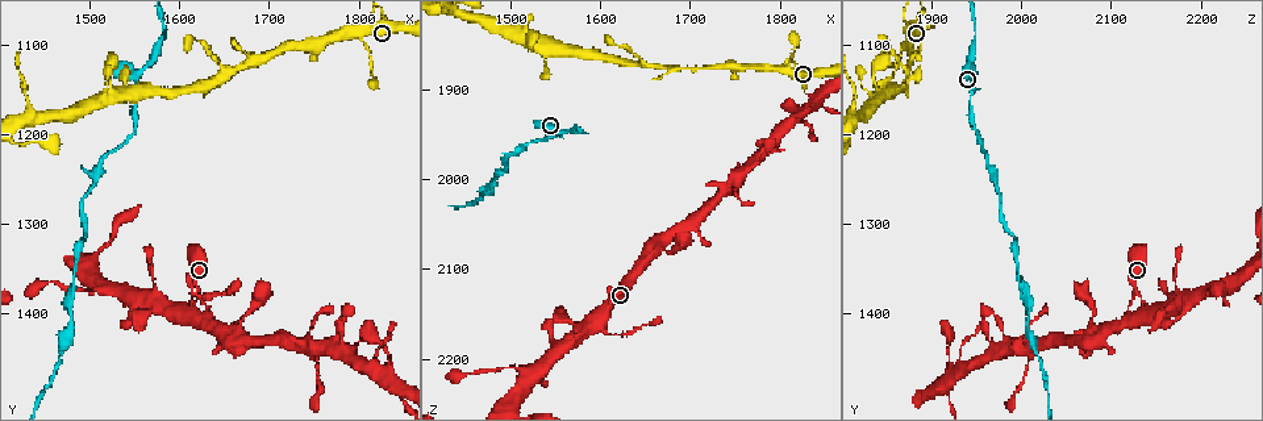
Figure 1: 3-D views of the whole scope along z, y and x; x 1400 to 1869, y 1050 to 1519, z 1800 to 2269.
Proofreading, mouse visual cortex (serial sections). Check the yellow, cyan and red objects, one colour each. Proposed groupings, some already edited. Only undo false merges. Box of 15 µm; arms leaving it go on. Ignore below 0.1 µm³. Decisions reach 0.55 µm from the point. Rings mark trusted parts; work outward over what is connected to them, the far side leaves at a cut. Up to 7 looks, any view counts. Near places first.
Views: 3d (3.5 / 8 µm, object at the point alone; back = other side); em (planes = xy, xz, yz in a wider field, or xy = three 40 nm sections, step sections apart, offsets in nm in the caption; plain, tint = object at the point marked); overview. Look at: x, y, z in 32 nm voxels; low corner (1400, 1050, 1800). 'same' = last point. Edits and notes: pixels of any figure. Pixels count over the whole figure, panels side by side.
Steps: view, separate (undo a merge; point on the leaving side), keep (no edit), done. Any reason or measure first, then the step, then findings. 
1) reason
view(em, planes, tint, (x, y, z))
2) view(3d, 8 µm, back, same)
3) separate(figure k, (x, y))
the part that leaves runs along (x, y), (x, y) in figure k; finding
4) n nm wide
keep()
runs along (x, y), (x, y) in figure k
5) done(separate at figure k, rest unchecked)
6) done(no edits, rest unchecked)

sudden change in width
view(3d, 3.5 µm, (1505, 1260, 1975))

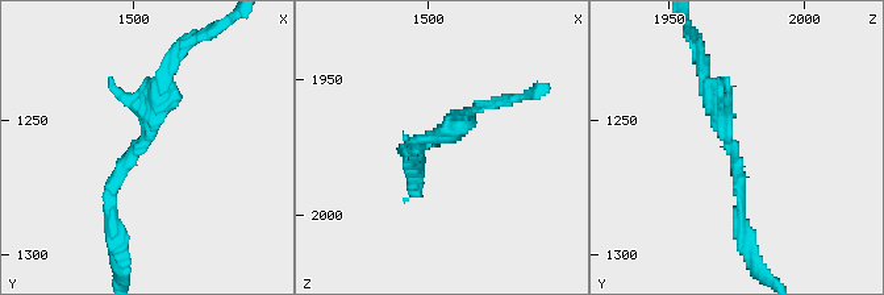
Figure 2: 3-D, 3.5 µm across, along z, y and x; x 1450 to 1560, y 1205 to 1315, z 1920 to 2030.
arms of 150, 200 nm
view(em, planes, tint, (1502, 1260, 1972))

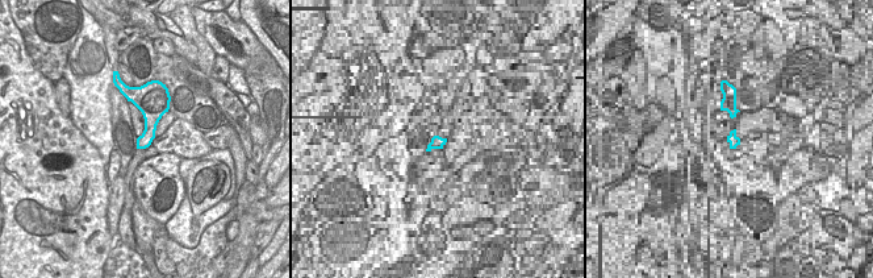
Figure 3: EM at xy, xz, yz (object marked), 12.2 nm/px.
keep()
runs along (172, 69), (149, 137), (112, 182), (112, 225) in figure 2; all the same cell

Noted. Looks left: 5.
branch point
view(3d, 3.5 µm, (1615, 1395, 2140))

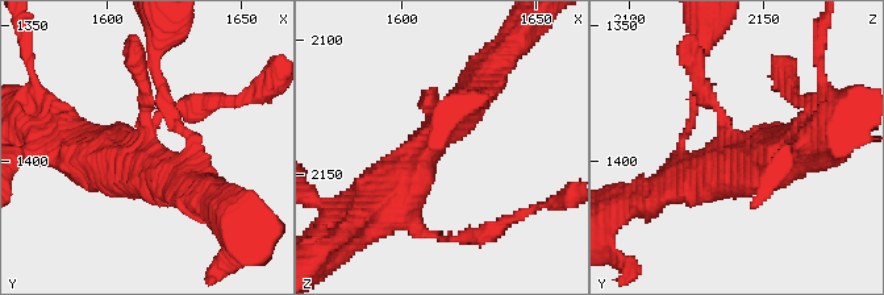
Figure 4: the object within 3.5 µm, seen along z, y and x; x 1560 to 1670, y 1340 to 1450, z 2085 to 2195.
3 arms; arms of 200, 400, 600 nm; now the EM
view(em, xy, step 3, tint, (1613, 1392, 2137))

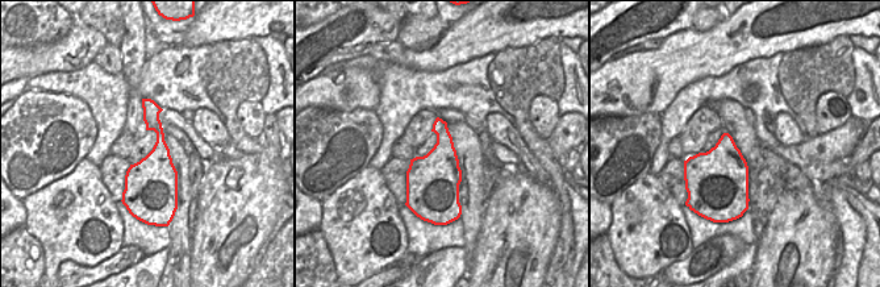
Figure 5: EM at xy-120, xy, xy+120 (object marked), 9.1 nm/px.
keep()
runs along (151, 65), (144, 165), (184, 182) in figure 4; one cell here

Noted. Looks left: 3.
narrows sharply
view(3d, 8 µm, (1495, 1370, 2210))

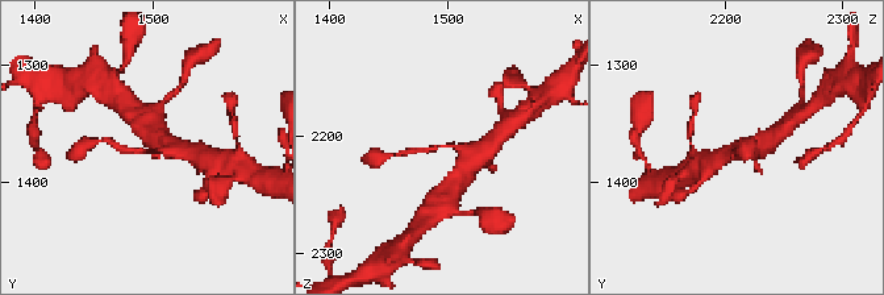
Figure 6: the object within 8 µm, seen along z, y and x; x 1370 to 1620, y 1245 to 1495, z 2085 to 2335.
view(3d, 3.5 µm, (1494, 1372, 2210))

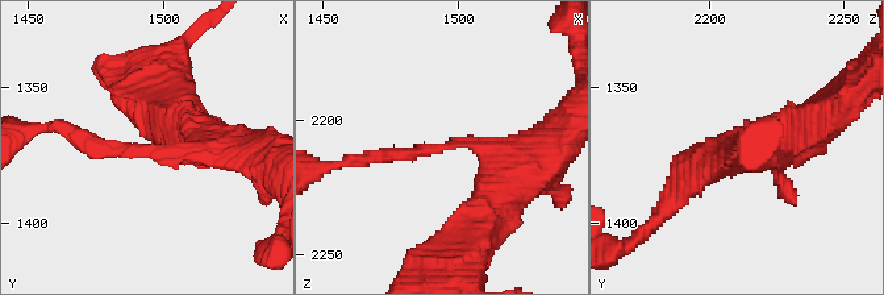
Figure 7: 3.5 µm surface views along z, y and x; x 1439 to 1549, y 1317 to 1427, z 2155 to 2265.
shape alone is not enough
view(em, xy, step 3, tint, (1496, 1373, 2210))

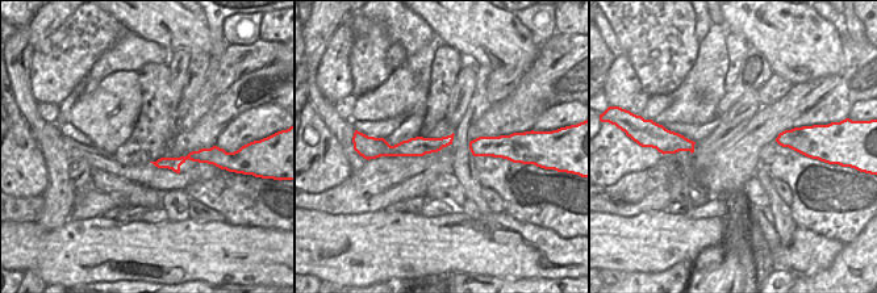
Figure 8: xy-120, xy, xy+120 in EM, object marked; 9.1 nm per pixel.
arms of 150, 300 nm
keep()
runs along (449, 139), (385, 153) in figure 8; one cell here

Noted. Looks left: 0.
done(no edits, rest unchecked)

